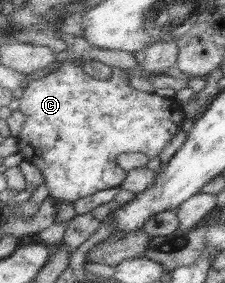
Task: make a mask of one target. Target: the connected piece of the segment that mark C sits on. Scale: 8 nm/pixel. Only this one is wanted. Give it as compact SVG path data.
M69 58L62 62L60 68L42 76L39 80L29 80L16 94L18 98L18 110L26 116L24 119L24 125L20 129L17 138L18 150L17 152L24 158L24 160L33 164L36 169L40 171L44 178L44 184L48 188L48 194L52 198L63 200L64 202L74 202L78 198L88 196L96 193L98 190L106 190L106 188L113 188L119 186L126 176L126 172L122 171L114 162L114 156L120 154L120 152L142 152L148 159L157 156L168 143L170 138L181 130L182 120L185 118L185 114L182 111L181 104L177 102L169 93L156 91L152 94L146 92L138 92L138 90L132 89L129 86L128 75L124 70L118 68L112 68L113 72L108 80L94 80L84 74L80 66L74 66L73 62L69 62Z

